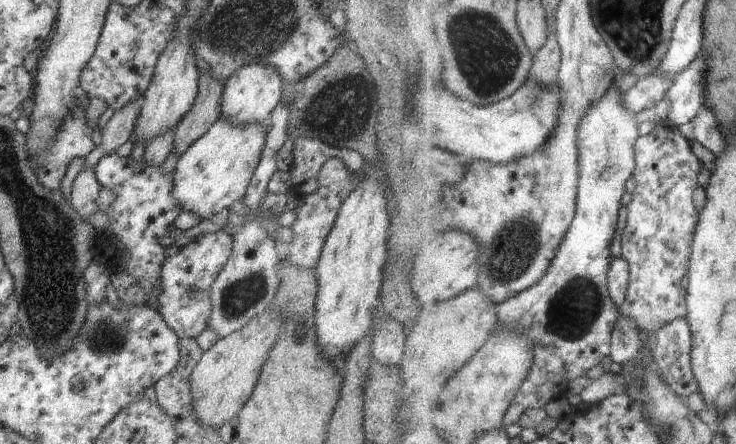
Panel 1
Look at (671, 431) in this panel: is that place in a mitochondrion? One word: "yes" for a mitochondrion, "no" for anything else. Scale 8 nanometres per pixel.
yes

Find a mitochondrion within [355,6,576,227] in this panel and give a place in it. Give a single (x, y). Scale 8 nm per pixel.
(493, 55)

